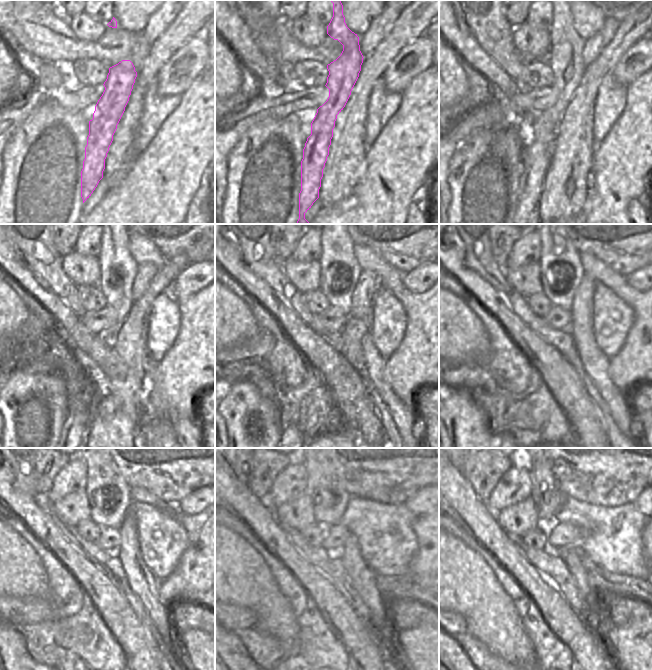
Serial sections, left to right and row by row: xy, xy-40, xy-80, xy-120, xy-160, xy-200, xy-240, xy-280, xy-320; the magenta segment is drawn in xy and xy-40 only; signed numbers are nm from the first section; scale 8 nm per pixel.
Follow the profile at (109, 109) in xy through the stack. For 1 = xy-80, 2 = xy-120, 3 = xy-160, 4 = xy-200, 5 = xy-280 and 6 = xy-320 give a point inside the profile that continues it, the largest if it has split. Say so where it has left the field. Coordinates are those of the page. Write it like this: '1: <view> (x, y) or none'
1: xy-80 (565, 56)
2: xy-120 (118, 269)
3: xy-160 (340, 270)
4: xy-200 (562, 271)
5: xy-280 (329, 501)
6: xy-320 (549, 499)

